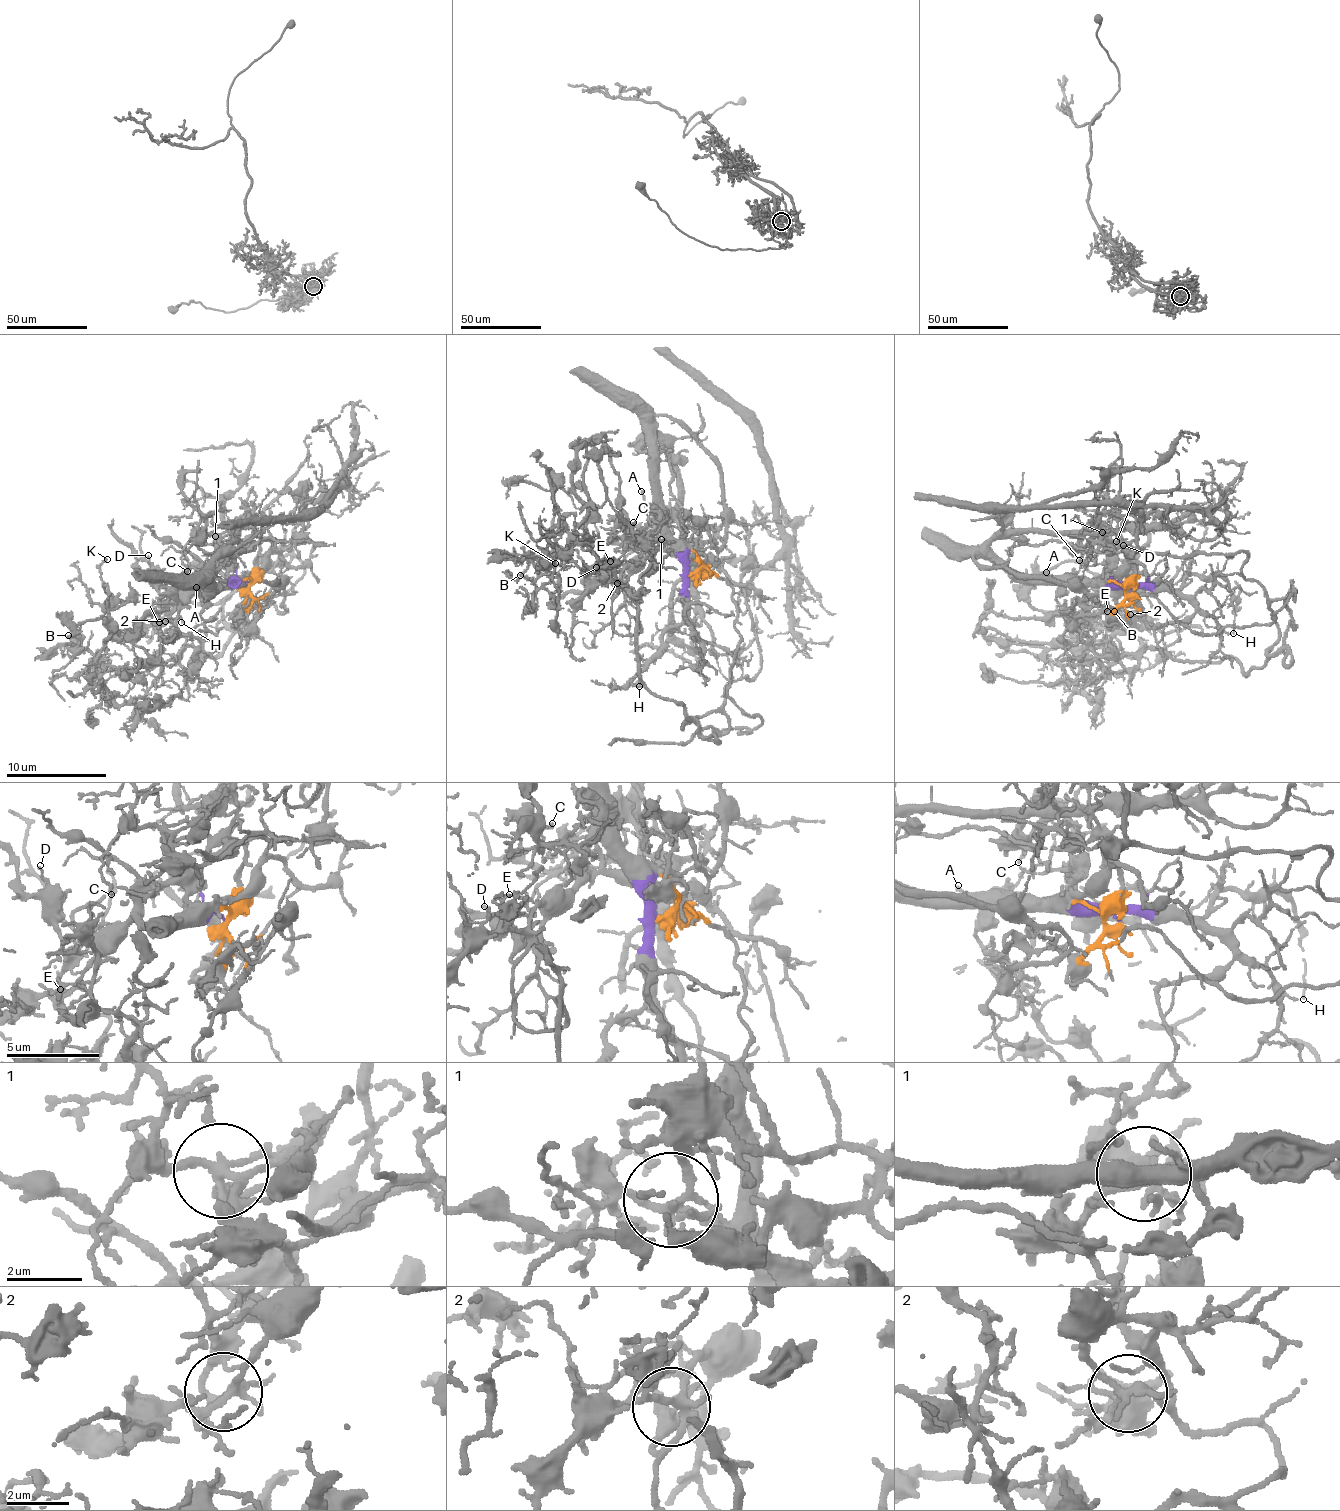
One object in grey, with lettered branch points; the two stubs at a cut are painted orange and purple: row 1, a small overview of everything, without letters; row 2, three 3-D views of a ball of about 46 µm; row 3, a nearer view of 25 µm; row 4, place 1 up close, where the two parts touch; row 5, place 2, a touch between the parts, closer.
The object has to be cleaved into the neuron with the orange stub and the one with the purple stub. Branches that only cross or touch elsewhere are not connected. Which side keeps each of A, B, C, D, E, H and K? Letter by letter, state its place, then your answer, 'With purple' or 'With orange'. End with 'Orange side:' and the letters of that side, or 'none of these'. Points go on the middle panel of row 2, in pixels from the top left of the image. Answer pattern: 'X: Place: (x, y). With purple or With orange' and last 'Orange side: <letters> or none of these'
A: Place: (641, 491). With orange
B: Place: (520, 575). With orange
C: Place: (633, 522). With orange
D: Place: (596, 567). With orange
E: Place: (610, 561). With orange
H: Place: (639, 686). With purple
K: Place: (555, 563). With orange
Orange side: A, B, C, D, E, K

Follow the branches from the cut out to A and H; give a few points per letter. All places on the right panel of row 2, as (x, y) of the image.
A: (1134, 592), (1201, 634), (1269, 625), (1294, 590), (1246, 674), (1156, 649), (1131, 667), (1094, 651), (1046, 572)
H: (1134, 592), (1131, 586), (1178, 589), (1190, 574), (1217, 574), (1229, 584), (1234, 634)

